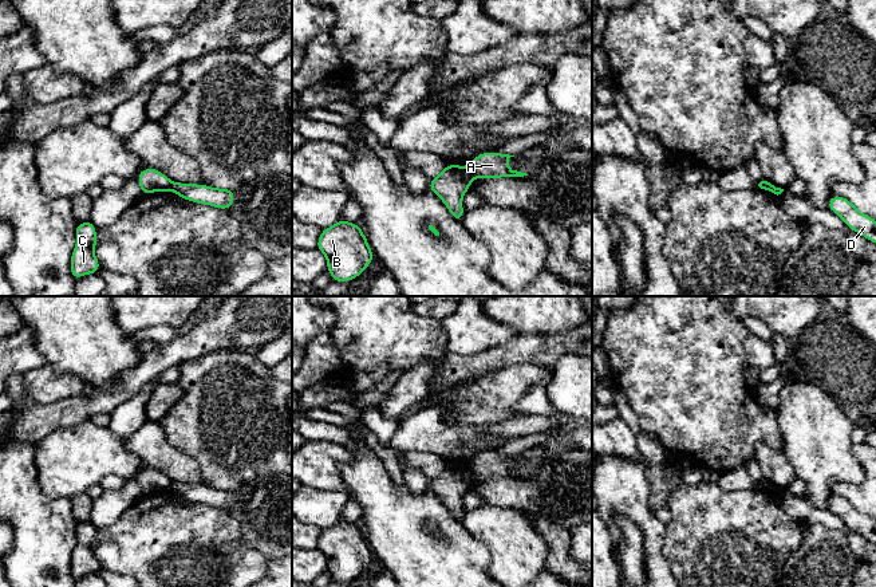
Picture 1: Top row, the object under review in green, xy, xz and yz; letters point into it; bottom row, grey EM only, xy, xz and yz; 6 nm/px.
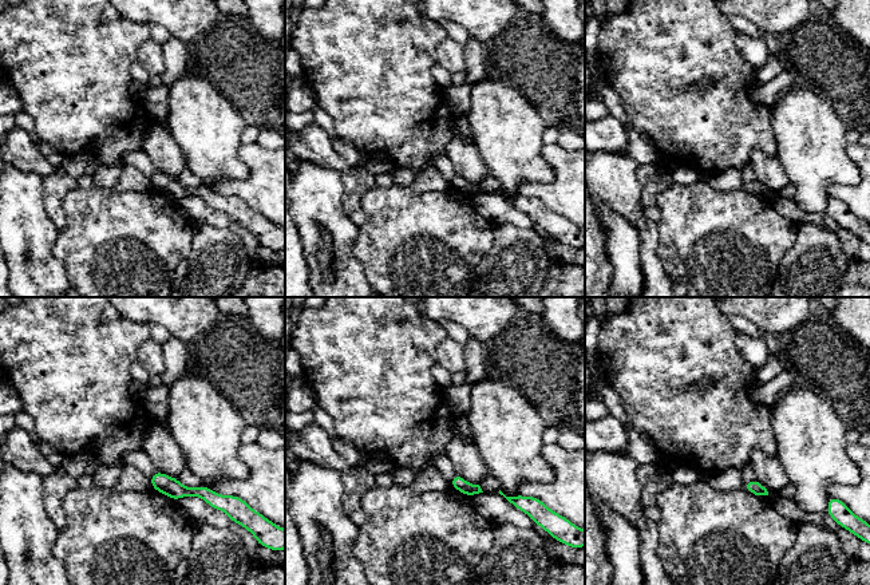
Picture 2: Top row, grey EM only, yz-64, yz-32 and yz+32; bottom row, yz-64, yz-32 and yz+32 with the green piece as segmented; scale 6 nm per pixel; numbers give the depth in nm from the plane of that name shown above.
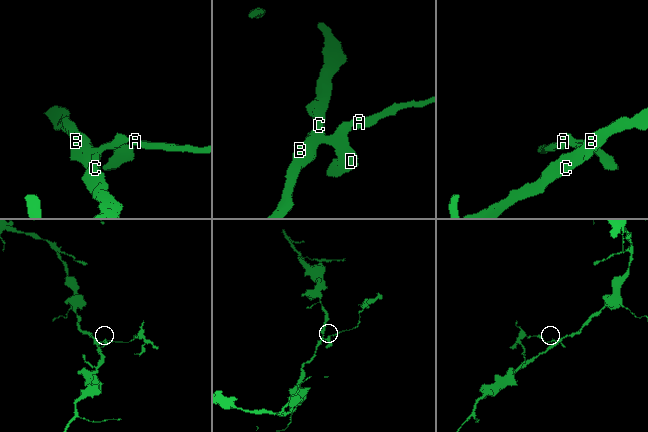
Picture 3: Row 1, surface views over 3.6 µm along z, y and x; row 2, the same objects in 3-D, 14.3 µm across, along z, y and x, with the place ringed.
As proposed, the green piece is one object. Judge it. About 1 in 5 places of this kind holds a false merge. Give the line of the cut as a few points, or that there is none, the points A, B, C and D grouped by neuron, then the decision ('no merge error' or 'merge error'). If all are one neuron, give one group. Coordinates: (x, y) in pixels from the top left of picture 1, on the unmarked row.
cut xz (468, 468), (473, 477); groups A / B C D; merge error

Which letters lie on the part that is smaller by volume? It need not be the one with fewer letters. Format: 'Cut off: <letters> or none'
Cut off: A

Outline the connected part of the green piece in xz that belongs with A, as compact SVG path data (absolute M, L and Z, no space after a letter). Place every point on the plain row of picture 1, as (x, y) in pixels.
M486 452L474 457L469 464L473 478L524 477L526 473L512 470L508 466L509 454Z

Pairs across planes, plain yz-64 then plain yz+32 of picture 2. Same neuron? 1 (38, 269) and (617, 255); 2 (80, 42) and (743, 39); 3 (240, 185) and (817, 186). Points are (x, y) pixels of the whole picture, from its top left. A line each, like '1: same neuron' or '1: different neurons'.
1: different neurons
2: different neurons
3: different neurons

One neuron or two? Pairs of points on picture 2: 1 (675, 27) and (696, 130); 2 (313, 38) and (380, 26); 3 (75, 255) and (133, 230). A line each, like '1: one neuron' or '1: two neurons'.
1: one neuron
2: one neuron
3: one neuron

